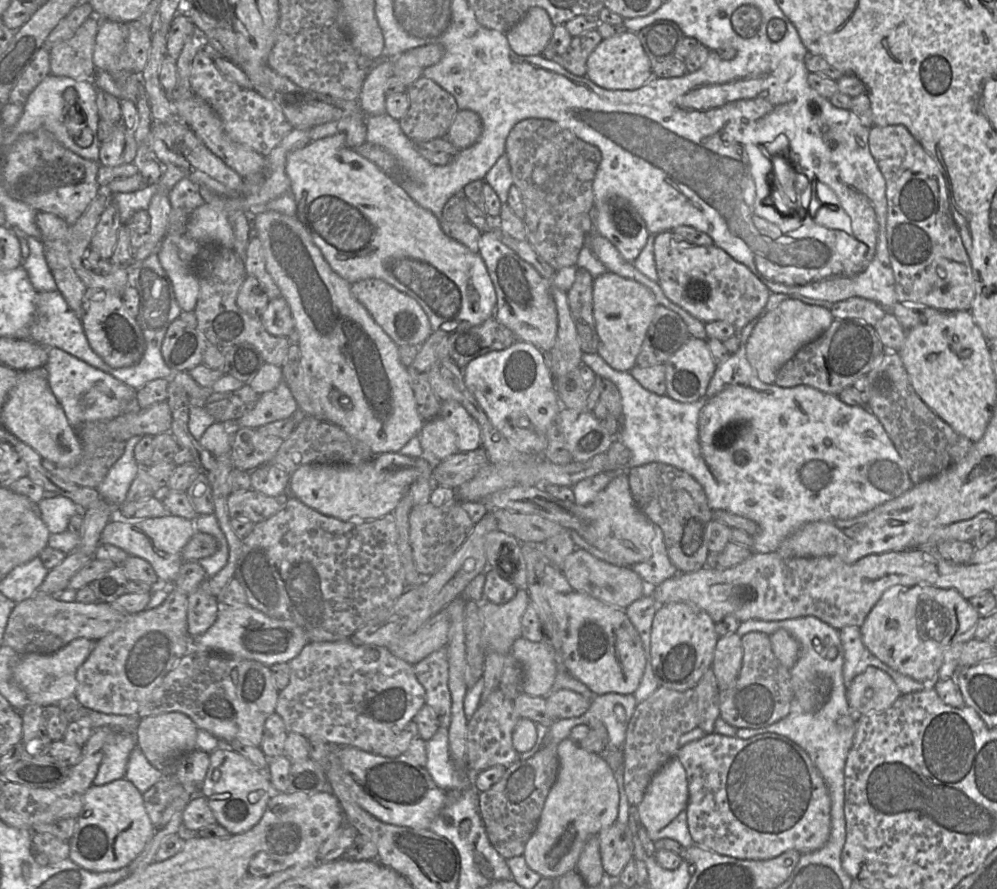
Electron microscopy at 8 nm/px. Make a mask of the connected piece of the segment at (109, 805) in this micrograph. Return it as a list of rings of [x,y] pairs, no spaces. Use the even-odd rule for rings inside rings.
[[[121,778],[101,786],[93,784],[83,796],[83,807],[69,839],[68,858],[91,872],[118,870],[128,866],[144,850],[153,828],[142,793],[132,782]]]

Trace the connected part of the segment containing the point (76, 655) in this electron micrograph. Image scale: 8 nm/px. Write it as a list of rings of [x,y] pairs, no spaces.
[[[76,639],[52,654],[27,654],[17,657],[13,666],[13,676],[26,693],[29,702],[42,708],[59,704],[78,703],[75,699],[77,669],[86,661],[95,647],[96,641]]]

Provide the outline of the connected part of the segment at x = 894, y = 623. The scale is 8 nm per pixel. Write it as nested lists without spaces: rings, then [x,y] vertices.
[[[915,585],[905,587],[891,599],[880,599],[859,628],[863,644],[879,660],[900,674],[932,684],[948,649],[958,642],[965,642],[980,617],[969,601],[954,589]]]

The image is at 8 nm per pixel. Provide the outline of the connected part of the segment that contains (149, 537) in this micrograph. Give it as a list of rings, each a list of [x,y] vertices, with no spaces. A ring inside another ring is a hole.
[[[116,509],[113,518],[104,527],[100,543],[112,544],[130,556],[140,557],[154,568],[159,583],[172,585],[184,563],[182,550],[196,532],[193,521],[174,515],[149,518],[122,518]]]

